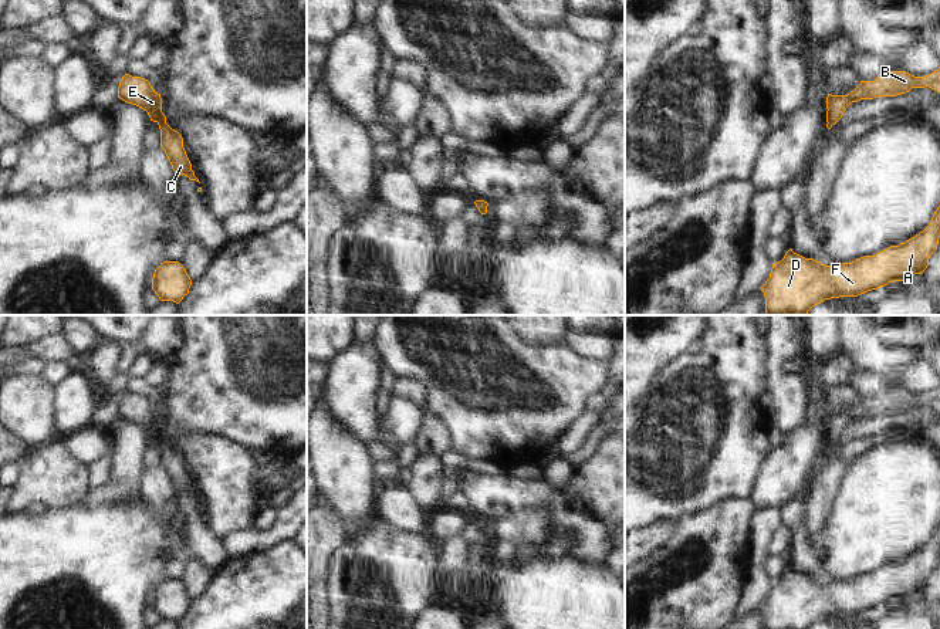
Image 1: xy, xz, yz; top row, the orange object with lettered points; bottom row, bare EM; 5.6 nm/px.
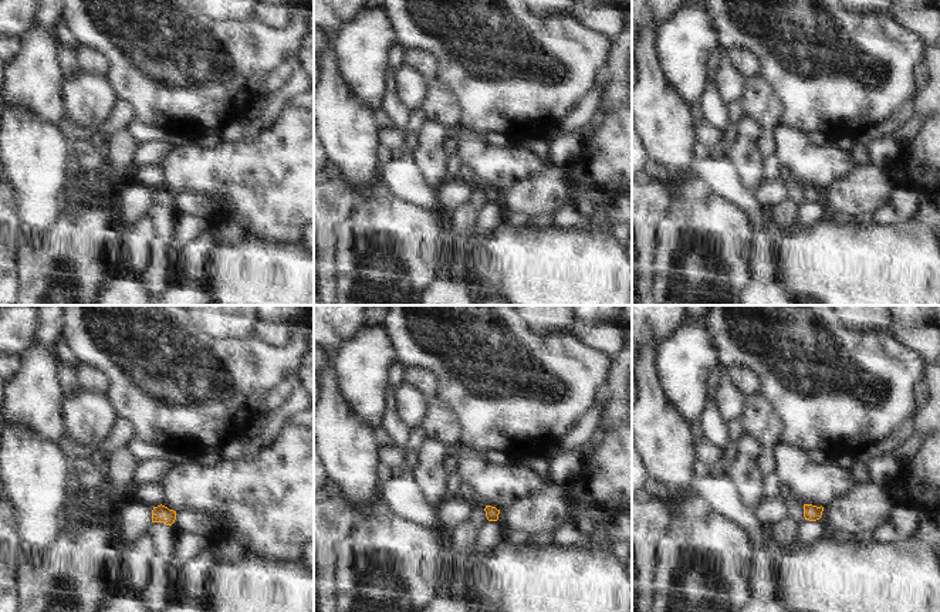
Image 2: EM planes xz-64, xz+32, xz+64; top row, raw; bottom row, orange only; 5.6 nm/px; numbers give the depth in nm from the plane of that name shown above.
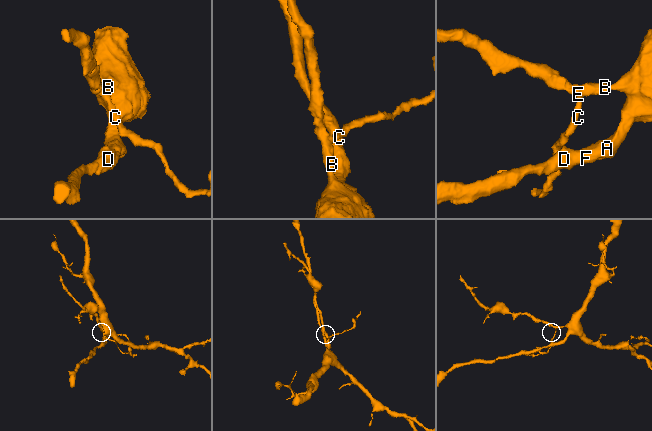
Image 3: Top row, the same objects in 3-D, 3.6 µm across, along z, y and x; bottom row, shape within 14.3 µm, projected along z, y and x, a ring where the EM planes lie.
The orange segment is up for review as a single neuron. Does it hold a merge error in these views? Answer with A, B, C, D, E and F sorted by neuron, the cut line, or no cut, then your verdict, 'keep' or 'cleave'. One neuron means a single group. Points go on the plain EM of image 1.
A B C D E F; no cut; keep

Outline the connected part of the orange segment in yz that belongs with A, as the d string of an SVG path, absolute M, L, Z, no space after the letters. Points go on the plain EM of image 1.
M940 524L929 544L914 555L890 564L883 569L856 576L852 581L825 584L814 576L805 576L789 567L784 576L772 582L770 596L760 606L765 615L765 629L809 629L825 618L858 615L895 599L906 599L914 592L923 592L930 574L937 568L940 557Z

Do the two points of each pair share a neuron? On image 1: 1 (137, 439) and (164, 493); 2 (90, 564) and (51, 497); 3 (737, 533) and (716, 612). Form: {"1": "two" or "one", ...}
{"1": "two", "2": "two", "3": "one"}

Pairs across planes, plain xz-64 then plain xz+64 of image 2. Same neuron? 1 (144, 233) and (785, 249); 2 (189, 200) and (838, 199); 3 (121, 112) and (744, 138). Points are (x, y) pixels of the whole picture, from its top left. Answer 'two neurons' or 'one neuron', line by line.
1: two neurons
2: one neuron
3: two neurons

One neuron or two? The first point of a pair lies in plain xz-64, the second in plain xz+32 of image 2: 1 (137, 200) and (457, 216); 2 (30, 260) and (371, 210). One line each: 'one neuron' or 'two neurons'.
1: two neurons
2: one neuron

